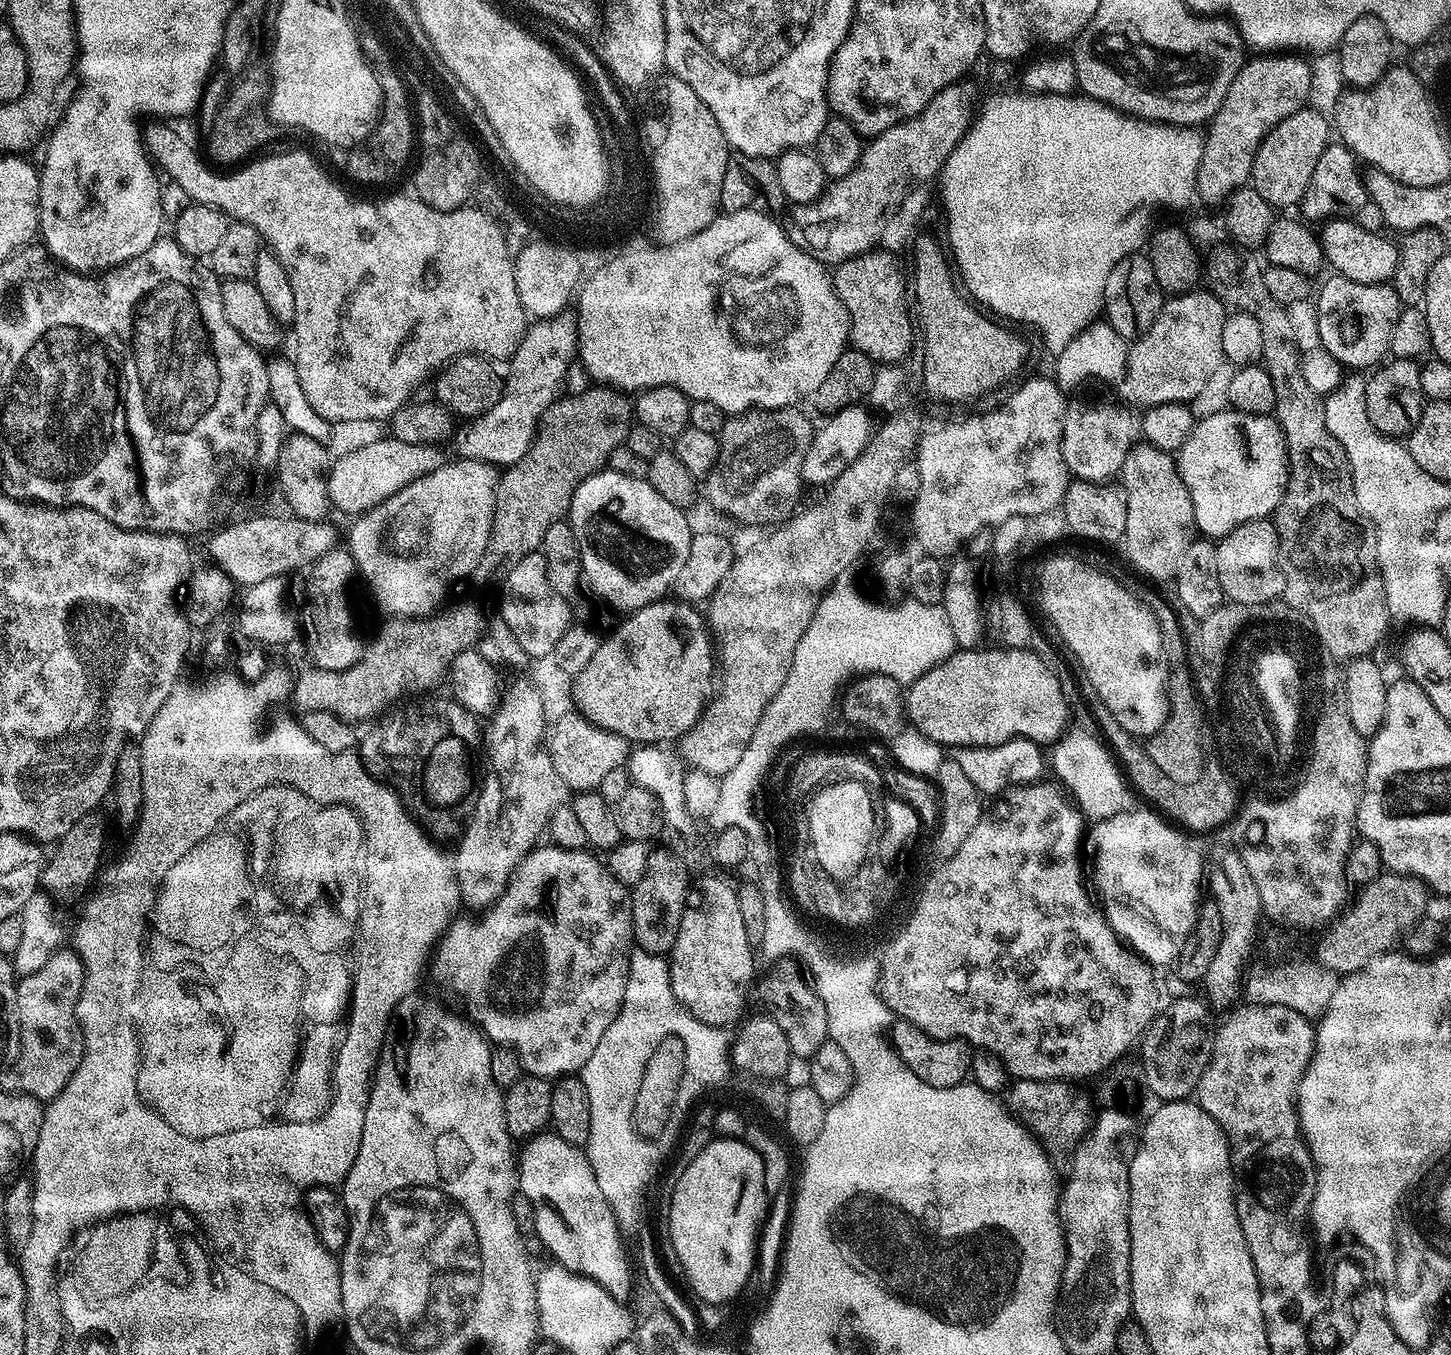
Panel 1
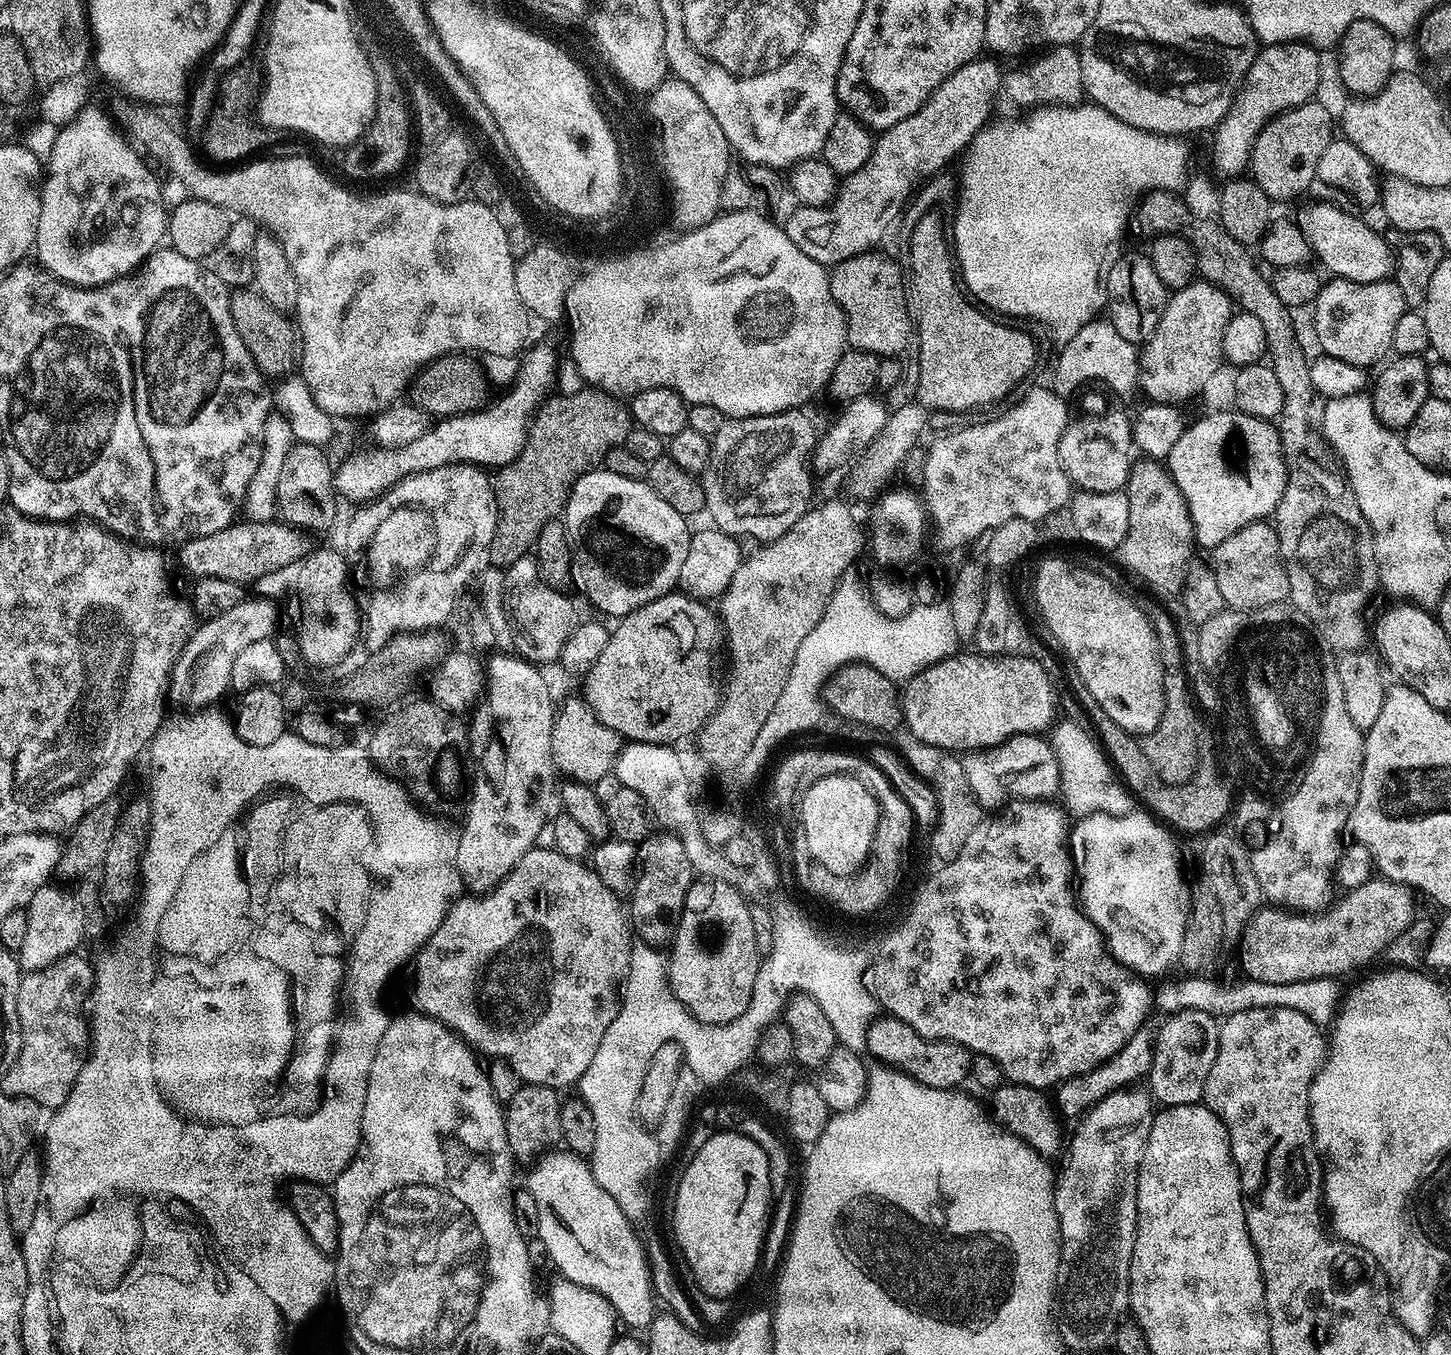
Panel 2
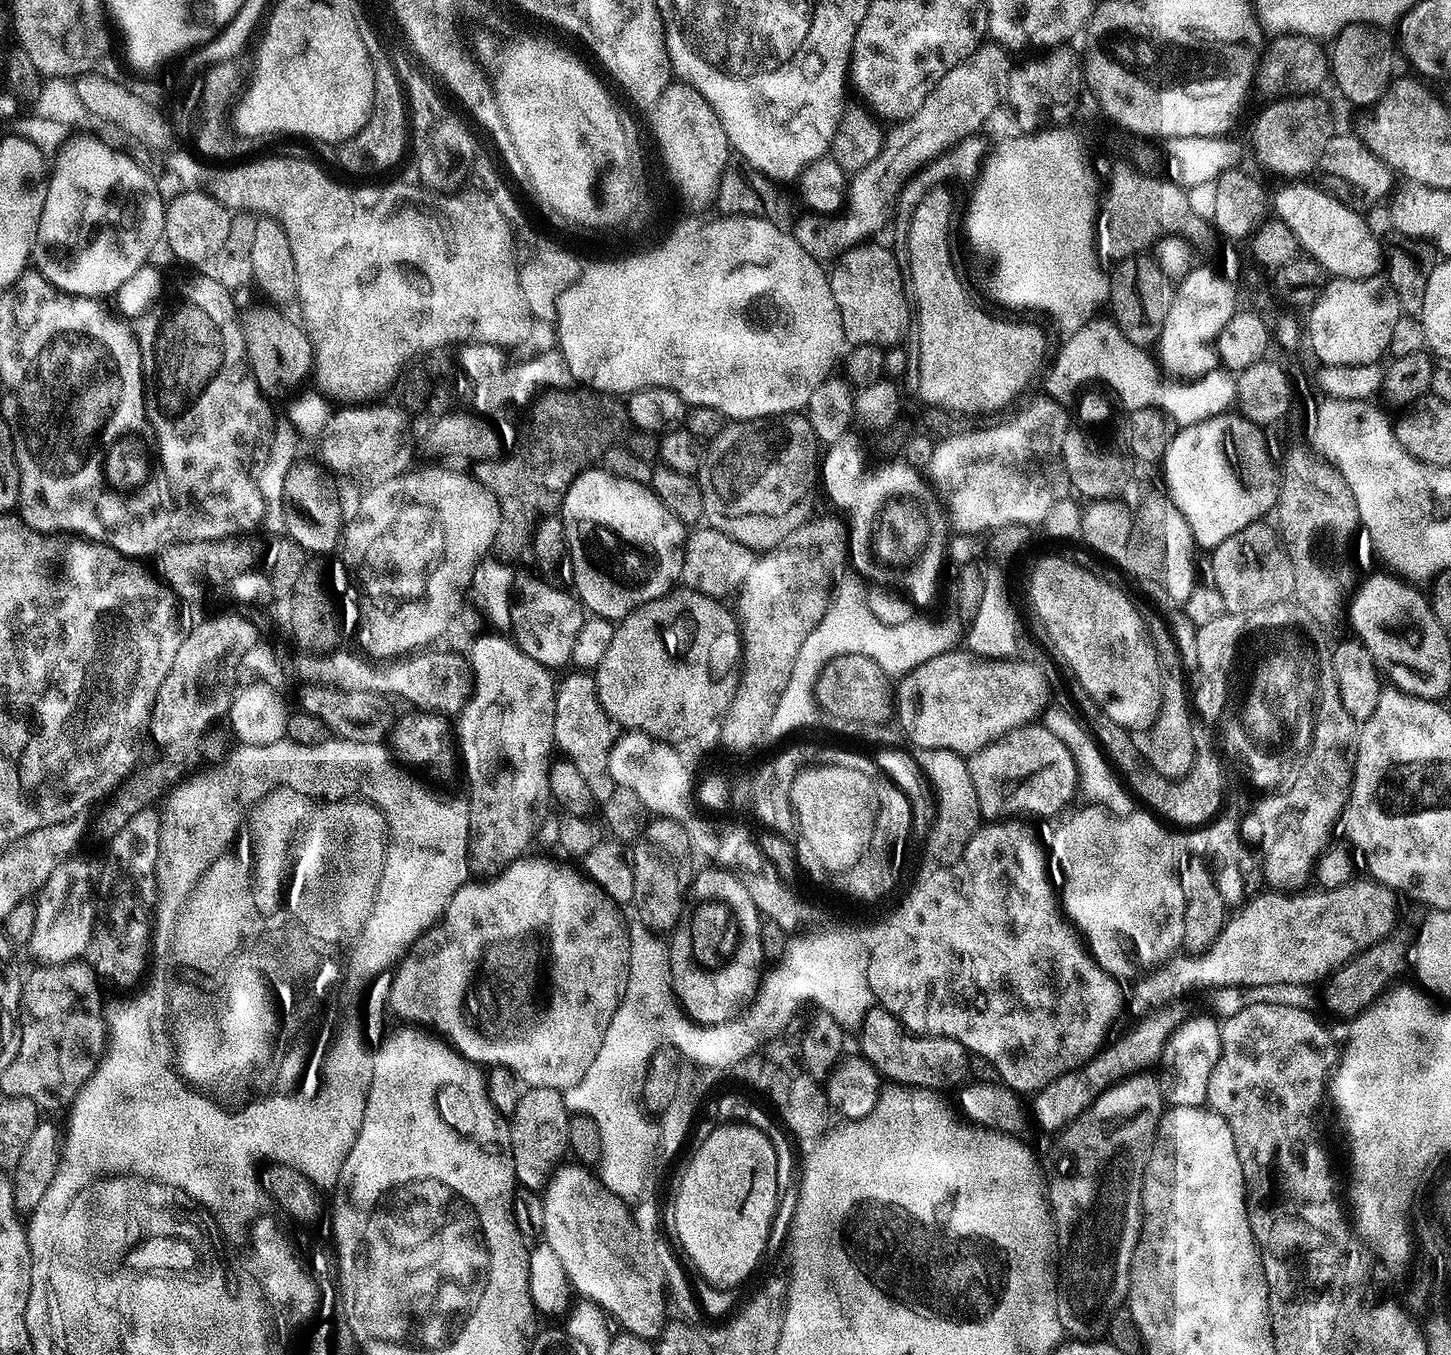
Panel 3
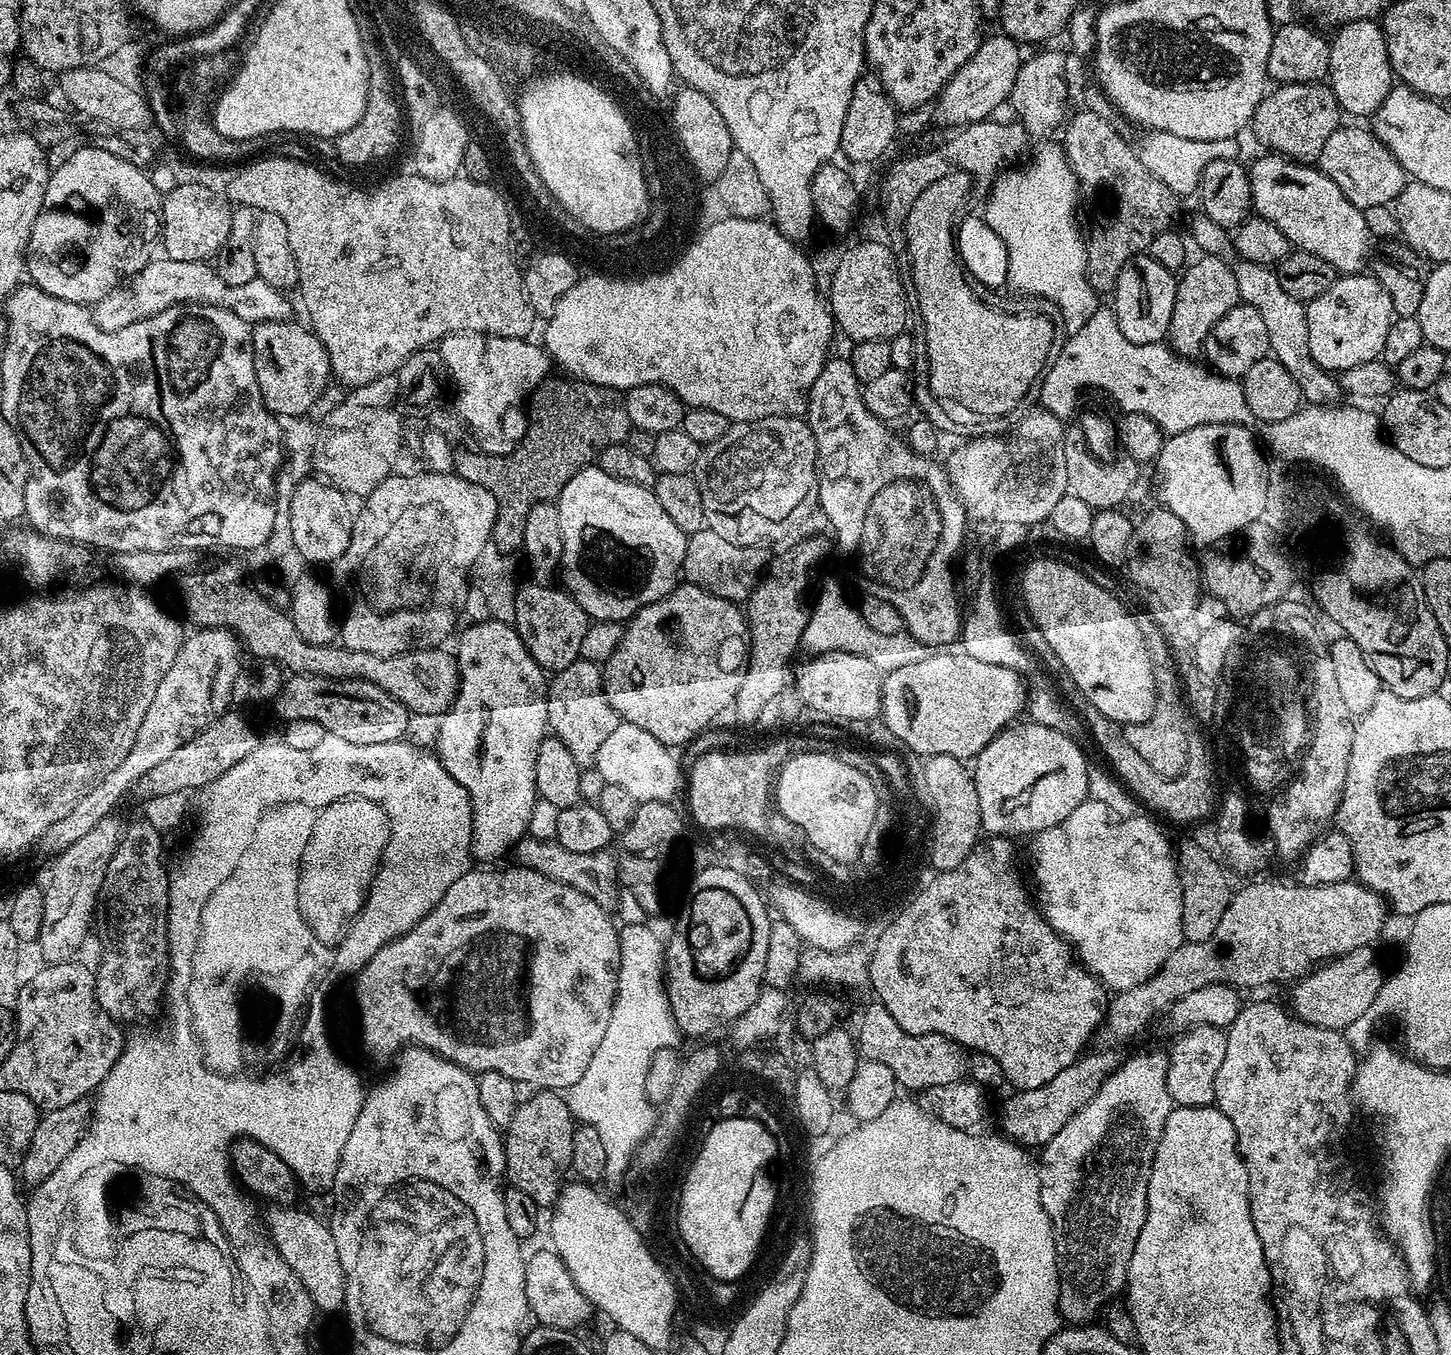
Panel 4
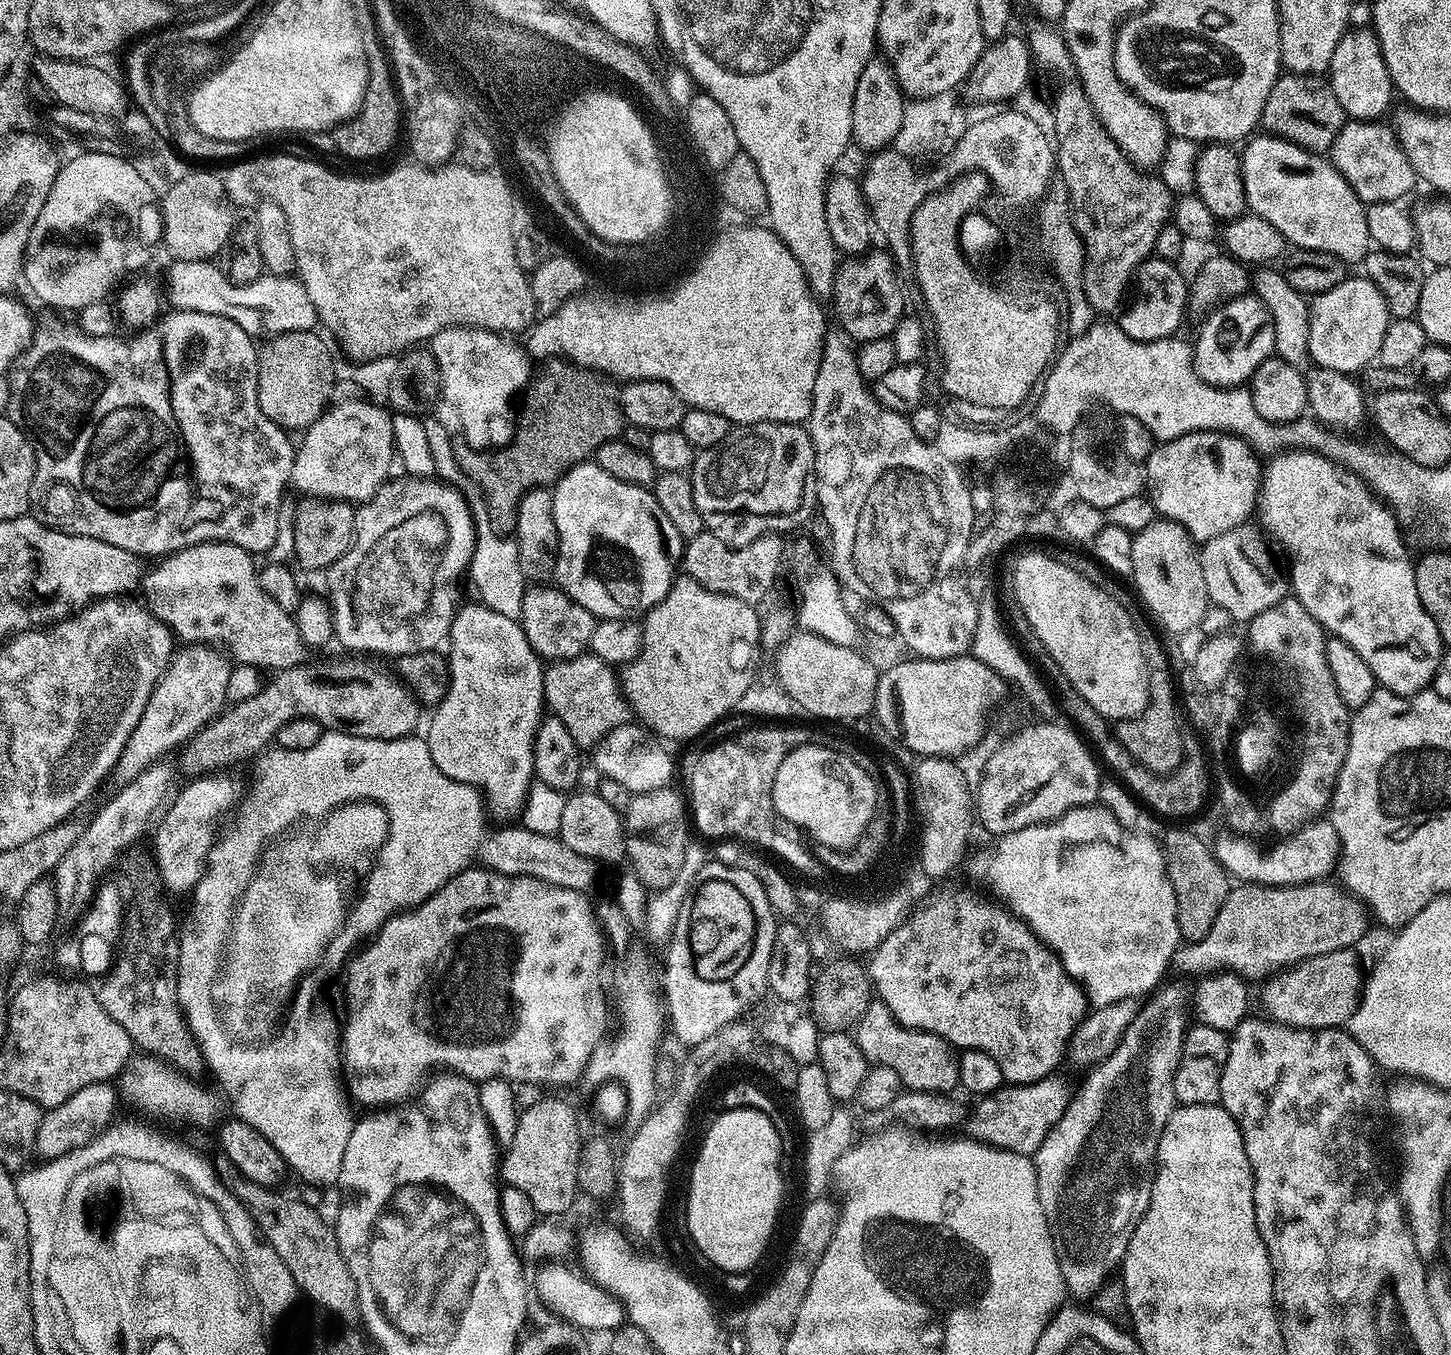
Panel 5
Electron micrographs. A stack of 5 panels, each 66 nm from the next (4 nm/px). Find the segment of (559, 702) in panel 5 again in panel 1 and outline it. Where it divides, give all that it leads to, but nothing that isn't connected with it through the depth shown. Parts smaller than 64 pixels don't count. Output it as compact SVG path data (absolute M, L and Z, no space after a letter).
M575 710L558 717L553 728L551 725L546 747L554 770L558 770L558 778L562 778L565 786L576 794L599 789L602 778L606 778L610 770L618 770L629 763L629 740L591 724Z

